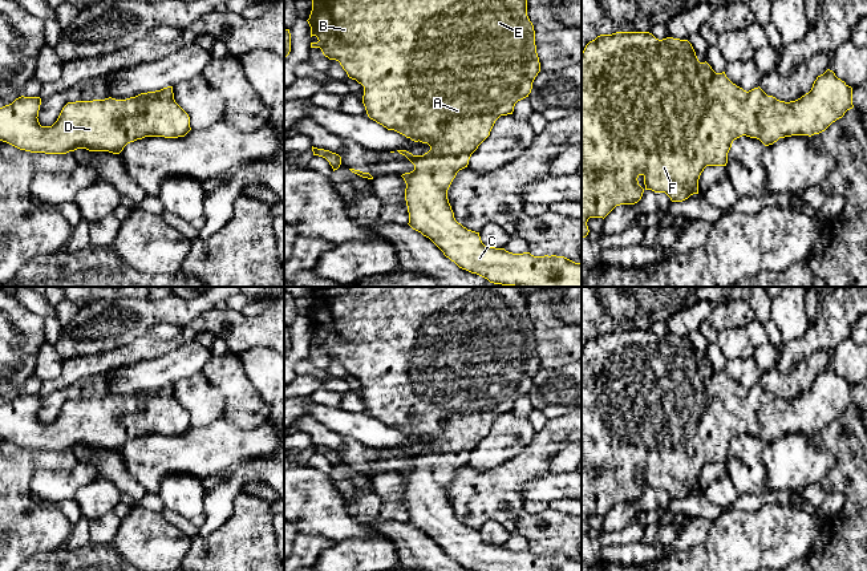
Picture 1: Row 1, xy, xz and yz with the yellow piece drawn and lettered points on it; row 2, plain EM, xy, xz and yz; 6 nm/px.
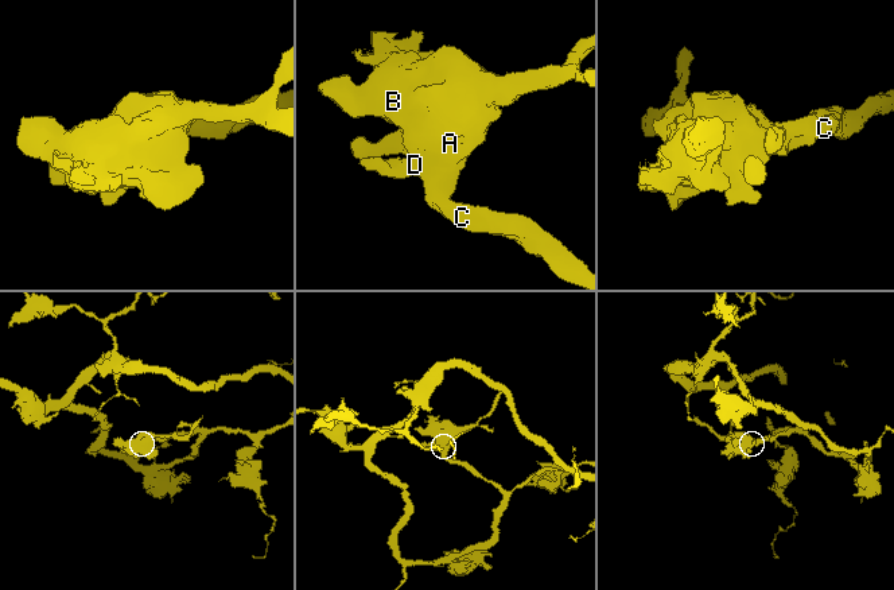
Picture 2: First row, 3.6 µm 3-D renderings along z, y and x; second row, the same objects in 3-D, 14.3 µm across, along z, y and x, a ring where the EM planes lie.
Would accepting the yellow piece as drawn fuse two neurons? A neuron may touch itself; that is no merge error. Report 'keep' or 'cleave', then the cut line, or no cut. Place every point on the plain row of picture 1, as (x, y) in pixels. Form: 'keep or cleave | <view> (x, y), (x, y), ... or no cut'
keep | no cut

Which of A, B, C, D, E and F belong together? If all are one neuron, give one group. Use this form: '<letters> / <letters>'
A B C D E F

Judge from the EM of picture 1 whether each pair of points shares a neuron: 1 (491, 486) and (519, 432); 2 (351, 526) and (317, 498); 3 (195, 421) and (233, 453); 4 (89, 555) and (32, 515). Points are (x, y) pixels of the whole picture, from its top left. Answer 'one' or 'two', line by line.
1: two
2: one
3: two
4: two

